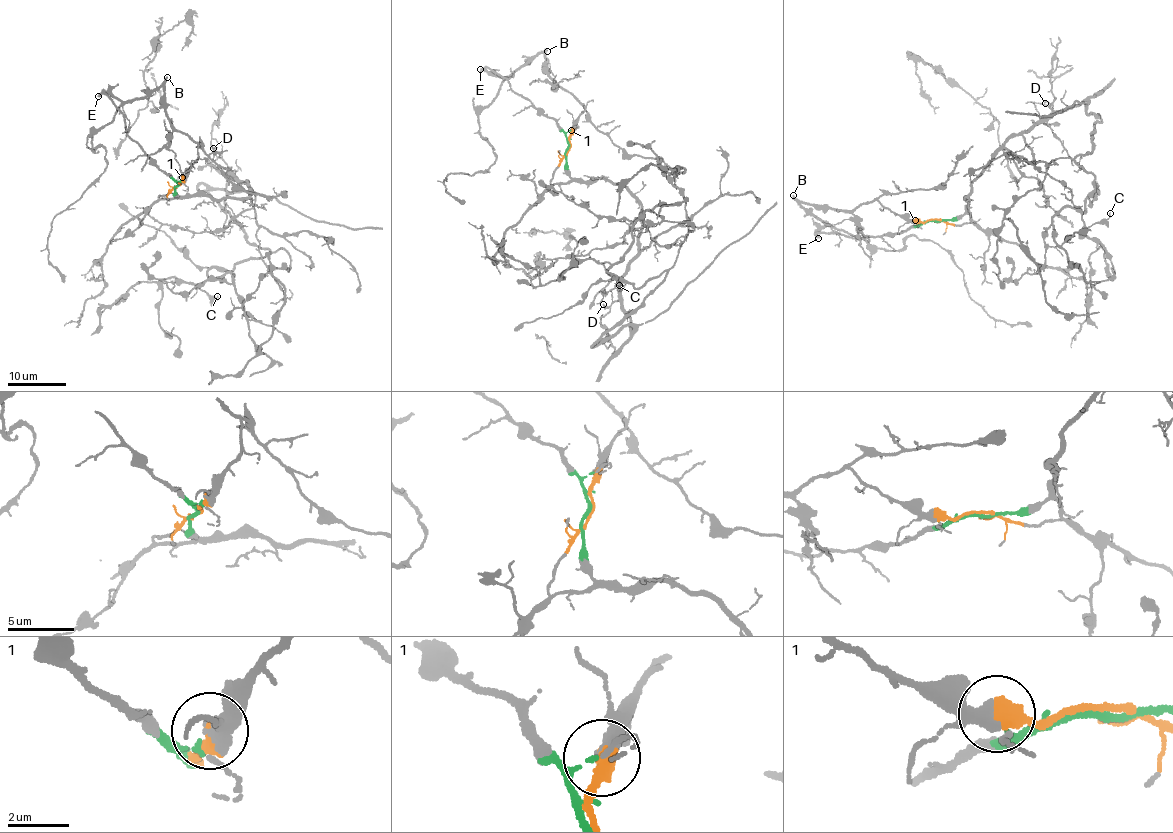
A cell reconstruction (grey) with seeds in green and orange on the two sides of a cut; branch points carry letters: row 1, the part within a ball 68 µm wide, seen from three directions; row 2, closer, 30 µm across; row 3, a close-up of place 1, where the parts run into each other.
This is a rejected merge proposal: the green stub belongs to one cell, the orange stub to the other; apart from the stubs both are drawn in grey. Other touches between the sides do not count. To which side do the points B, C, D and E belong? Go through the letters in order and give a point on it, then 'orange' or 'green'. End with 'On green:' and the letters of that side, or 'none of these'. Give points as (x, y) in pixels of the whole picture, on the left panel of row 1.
B: place (167, 77); orange
C: place (217, 296); green
D: place (213, 148); green
E: place (98, 96); orange
On green: C, D

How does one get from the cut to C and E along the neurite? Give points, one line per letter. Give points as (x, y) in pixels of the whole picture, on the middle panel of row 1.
C: (568, 149), (571, 177), (641, 209), (632, 330), (602, 336), (667, 271), (635, 287), (600, 262), (619, 285)
E: (568, 149), (570, 134), (584, 104), (548, 74), (545, 55), (539, 53), (506, 76), (480, 69)

